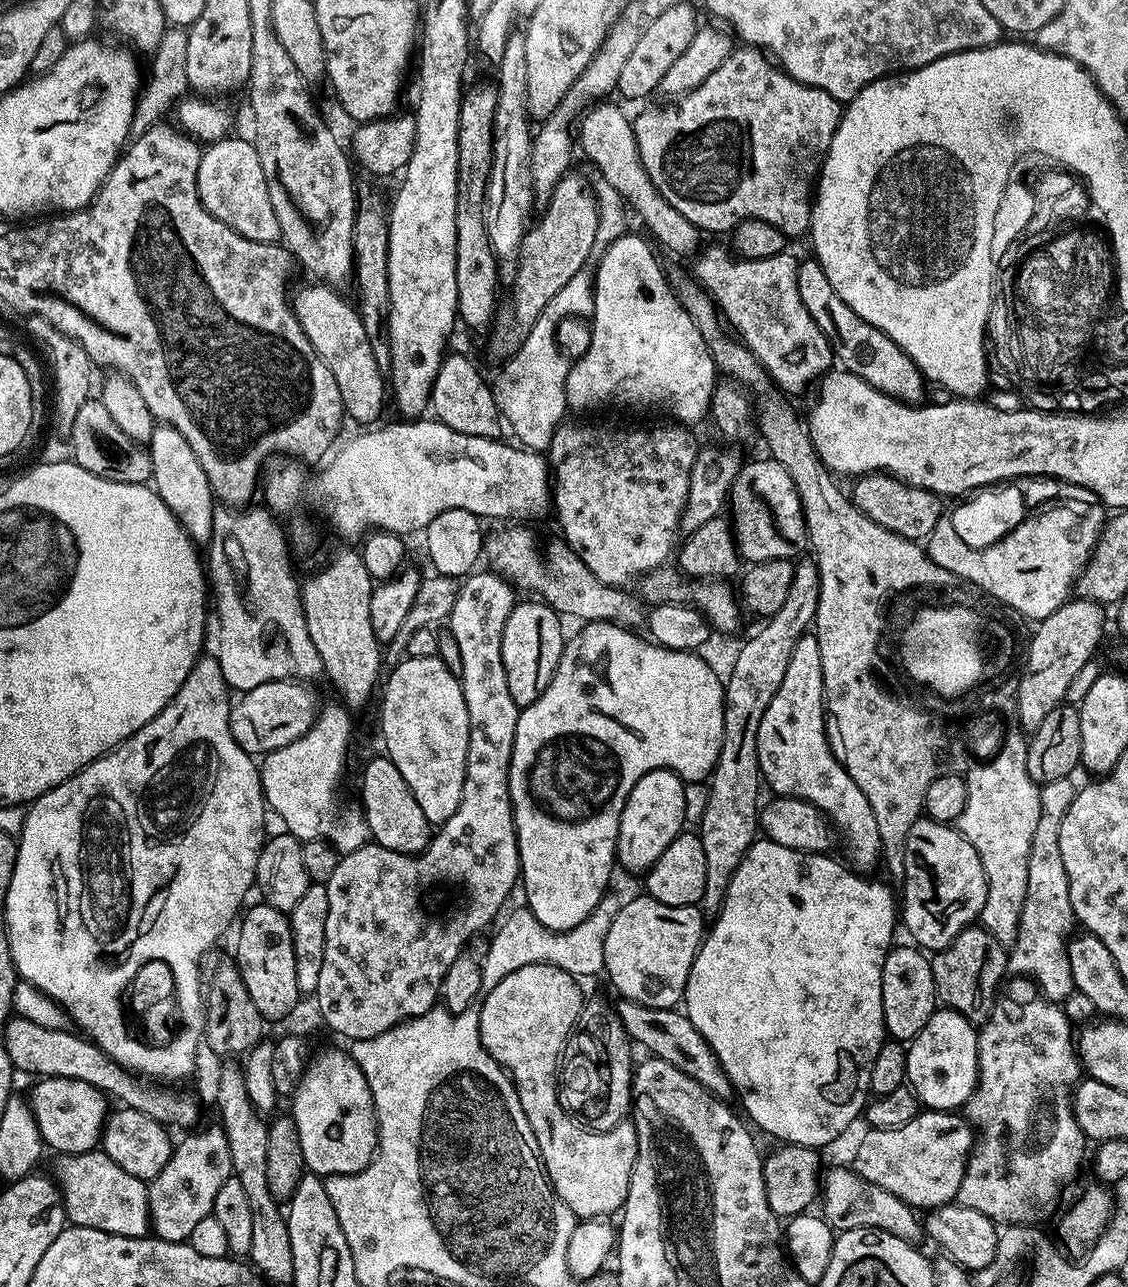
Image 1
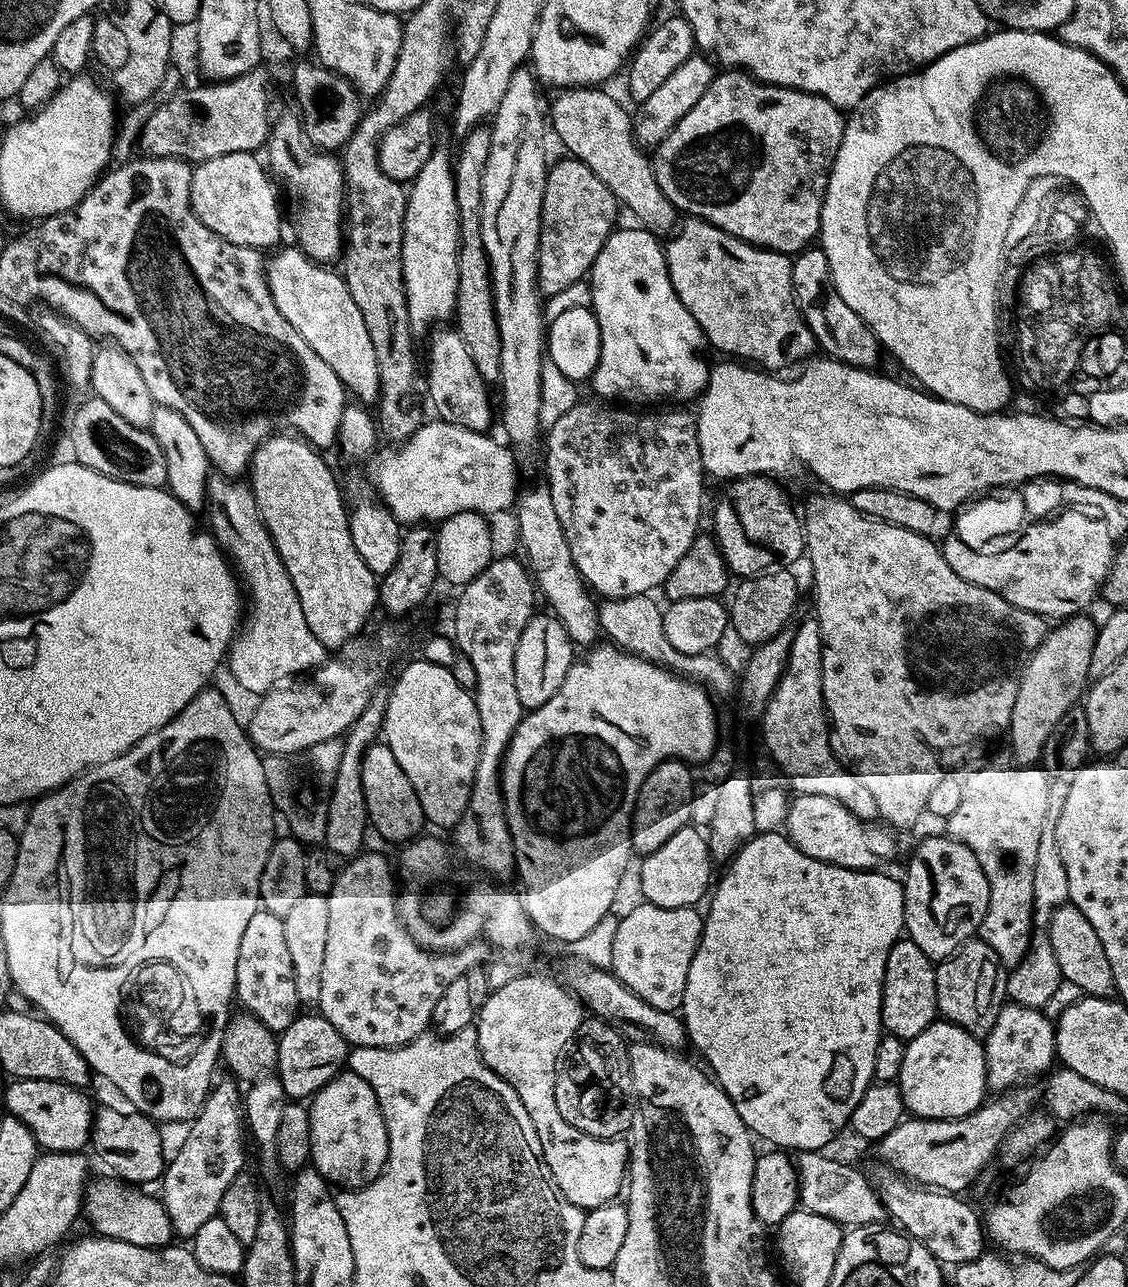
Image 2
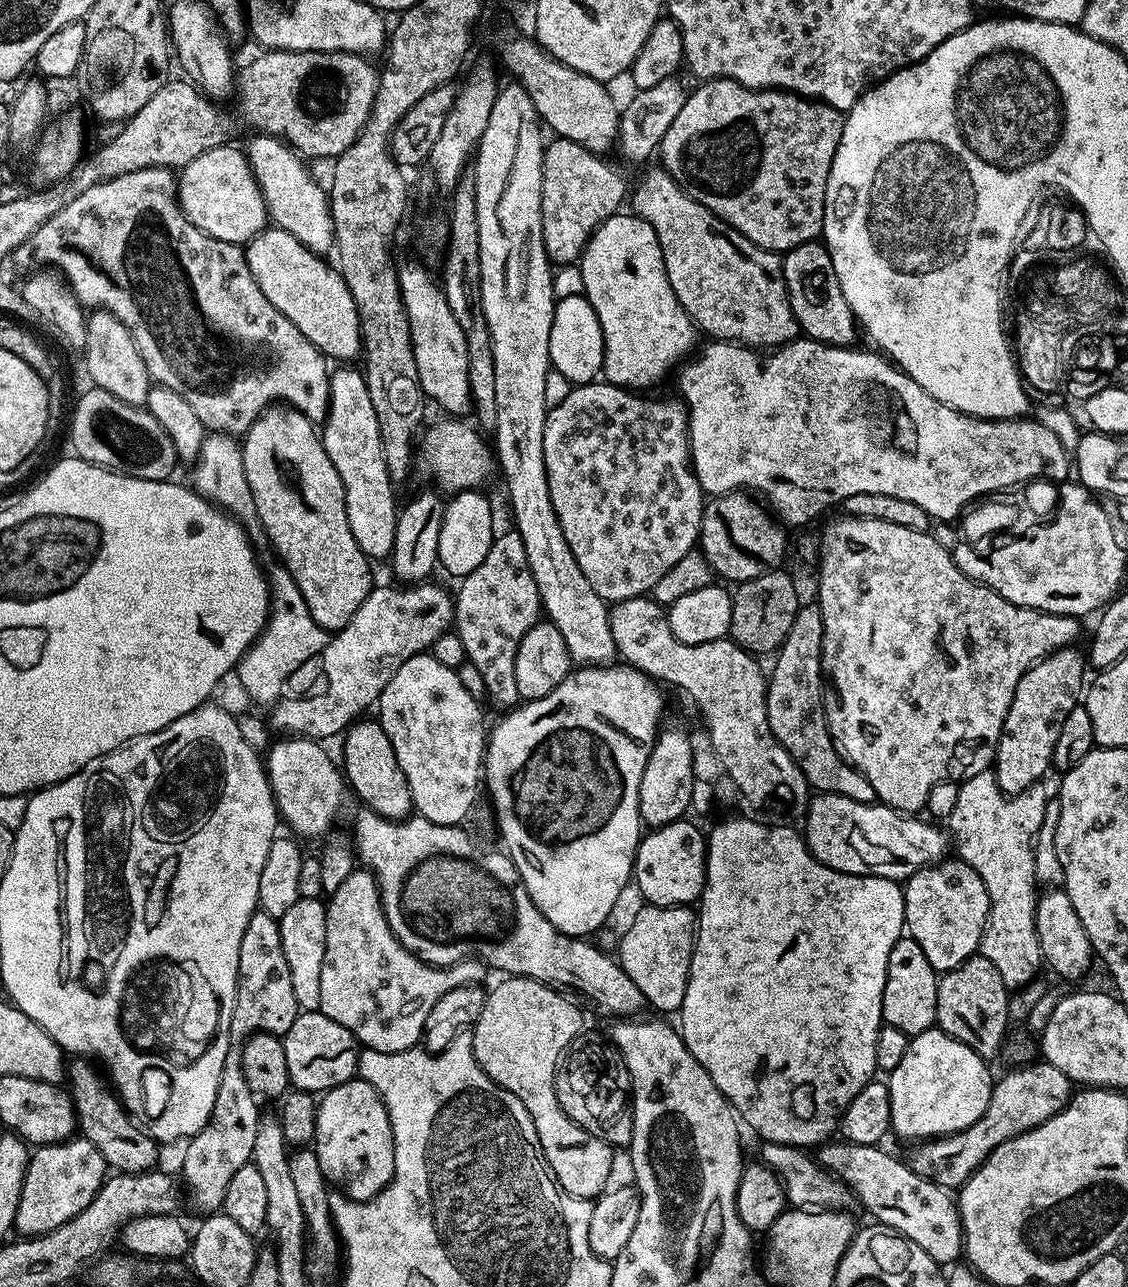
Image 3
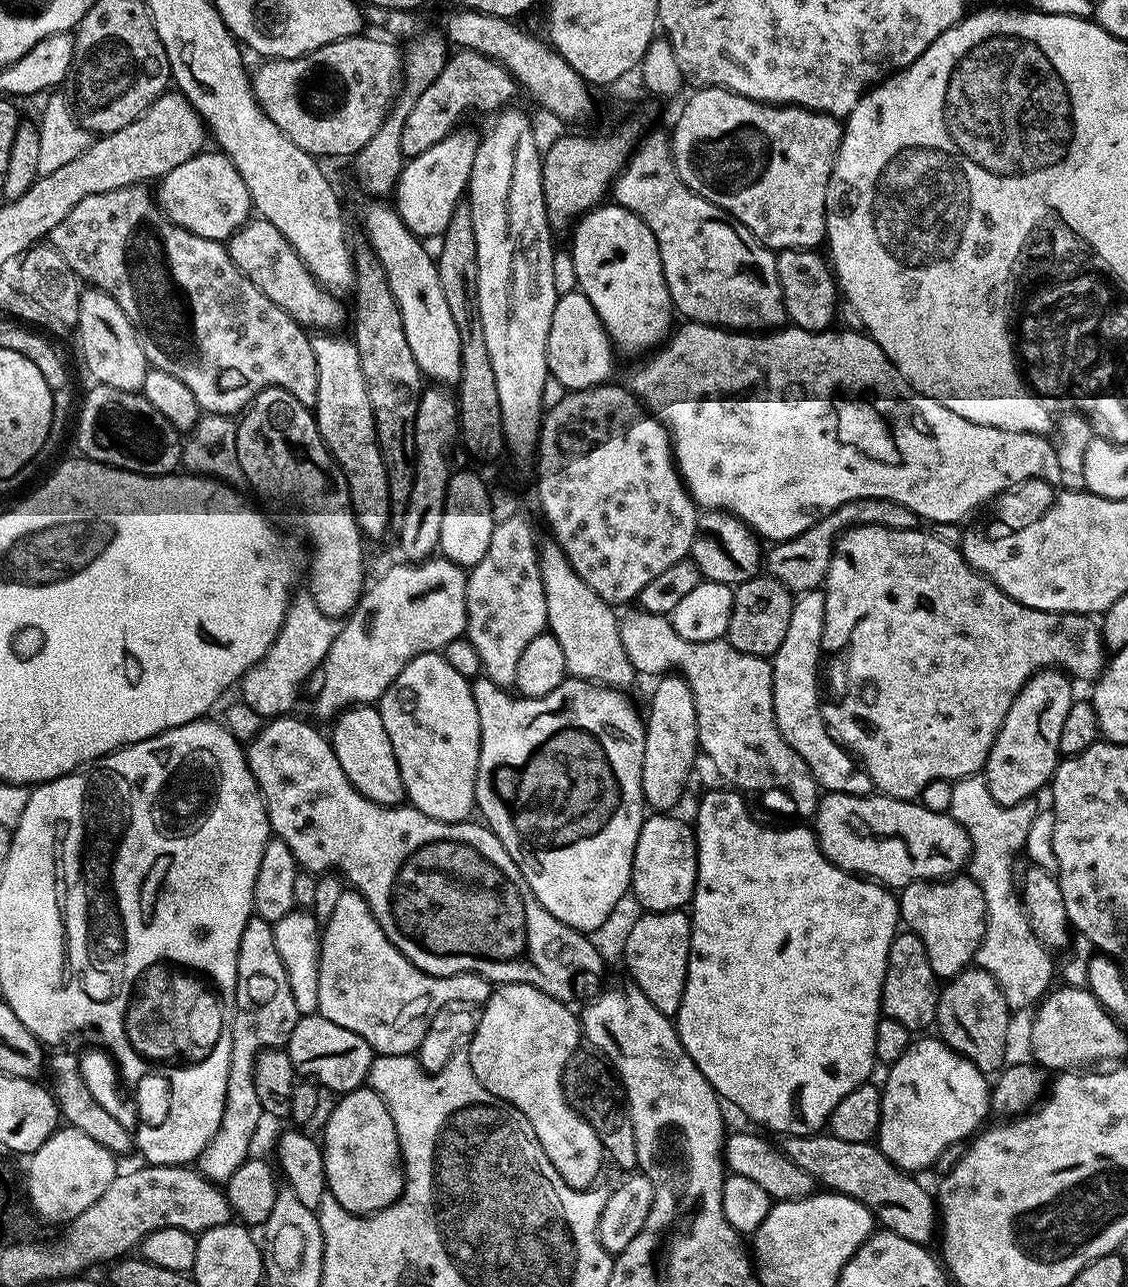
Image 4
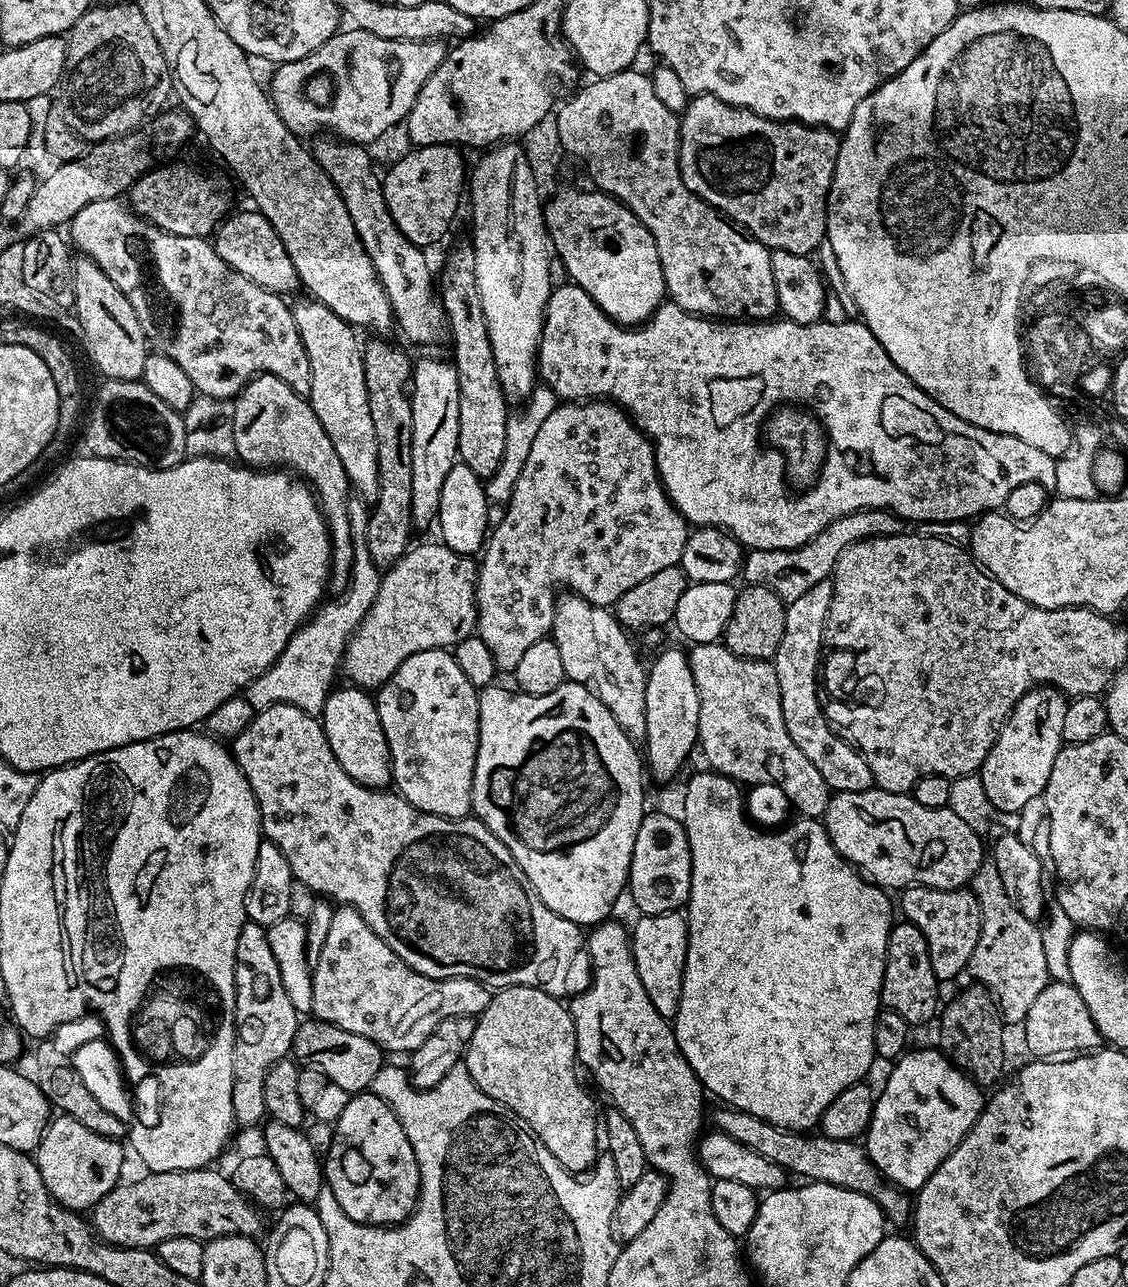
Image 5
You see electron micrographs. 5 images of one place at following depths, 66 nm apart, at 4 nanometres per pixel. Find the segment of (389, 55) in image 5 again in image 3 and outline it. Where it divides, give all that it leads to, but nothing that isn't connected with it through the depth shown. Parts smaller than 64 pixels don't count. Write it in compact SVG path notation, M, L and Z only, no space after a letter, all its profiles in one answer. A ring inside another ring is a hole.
M264 50L259 53L244 69L239 69L238 75L234 80L235 95L240 95L240 116L249 124L250 127L256 128L257 133L283 138L301 157L308 156L329 156L335 158L340 156L352 143L354 138L358 138L358 134L362 130L362 126L366 126L366 122L370 118L370 110L374 106L374 98L376 91L380 85L380 72L371 63L369 57L360 56L356 52L278 52L275 50Z

